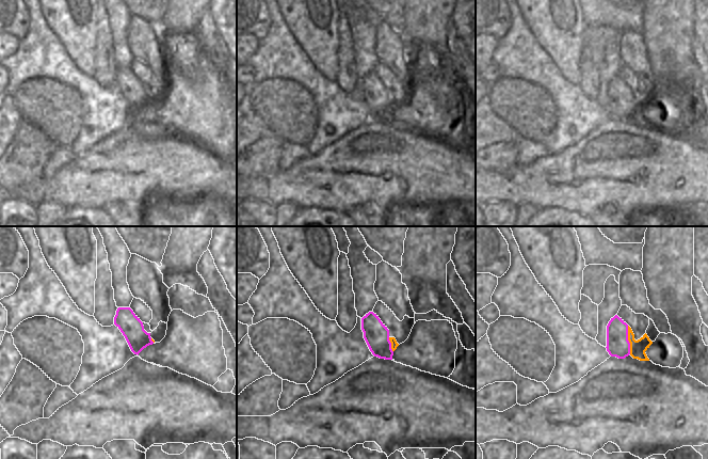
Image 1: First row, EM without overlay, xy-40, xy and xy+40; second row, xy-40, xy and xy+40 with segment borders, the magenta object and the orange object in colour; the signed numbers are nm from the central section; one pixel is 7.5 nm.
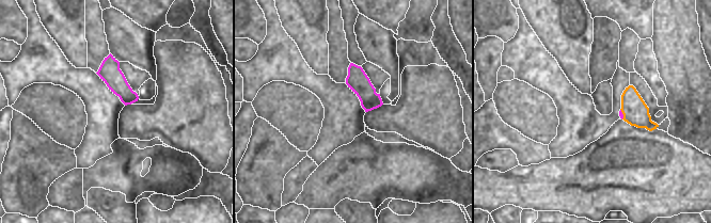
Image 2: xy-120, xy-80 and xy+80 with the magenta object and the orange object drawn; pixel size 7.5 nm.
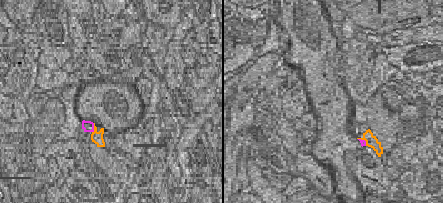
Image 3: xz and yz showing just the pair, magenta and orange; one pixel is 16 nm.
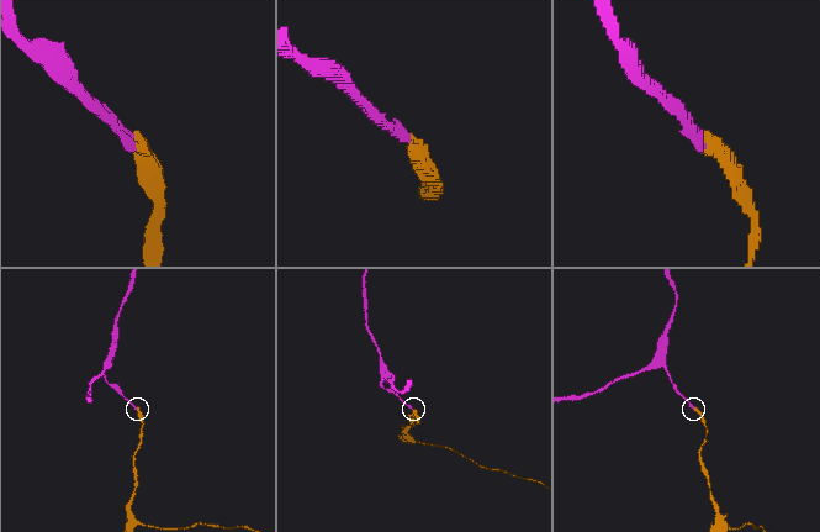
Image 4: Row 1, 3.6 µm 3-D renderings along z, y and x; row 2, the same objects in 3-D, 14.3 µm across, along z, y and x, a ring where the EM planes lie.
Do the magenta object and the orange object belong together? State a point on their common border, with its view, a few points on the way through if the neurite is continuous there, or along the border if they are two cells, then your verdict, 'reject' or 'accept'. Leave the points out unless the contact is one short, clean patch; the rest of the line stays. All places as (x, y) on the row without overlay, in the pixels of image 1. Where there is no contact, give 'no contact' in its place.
xy+40 (627, 100) | across xy+40 (617, 106), (627, 100), (638, 109) | accept

